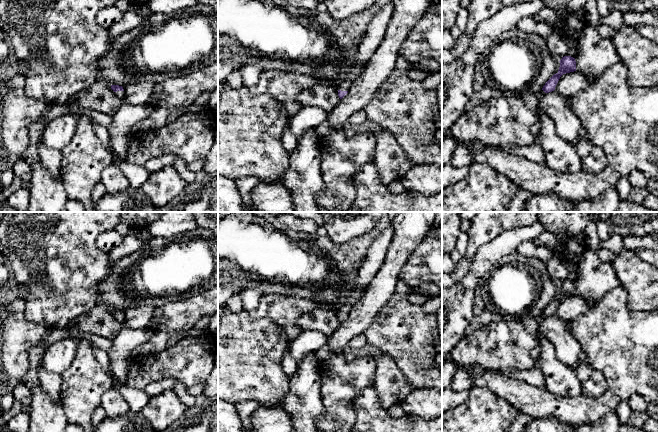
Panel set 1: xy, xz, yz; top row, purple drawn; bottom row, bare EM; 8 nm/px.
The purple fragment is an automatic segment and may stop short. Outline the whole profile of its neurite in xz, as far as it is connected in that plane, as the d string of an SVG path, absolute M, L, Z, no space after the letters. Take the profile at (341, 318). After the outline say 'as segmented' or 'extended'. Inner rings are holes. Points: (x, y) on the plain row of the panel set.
M390 225L373 240L368 248L366 258L359 267L357 280L352 287L346 290L343 297L344 304L337 310L340 323L348 317L353 305L362 297L366 287L382 266L392 238L393 226Z | extended

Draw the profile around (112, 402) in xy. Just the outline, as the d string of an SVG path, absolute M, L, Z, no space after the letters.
M112 387L103 394L101 407L105 410L107 418L116 418L129 411L128 403L115 387Z

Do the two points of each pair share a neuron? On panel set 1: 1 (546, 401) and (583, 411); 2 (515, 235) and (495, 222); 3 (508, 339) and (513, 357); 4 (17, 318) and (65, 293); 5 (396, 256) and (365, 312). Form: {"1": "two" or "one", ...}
{"1": "one", "2": "two", "3": "one", "4": "two", "5": "one"}

